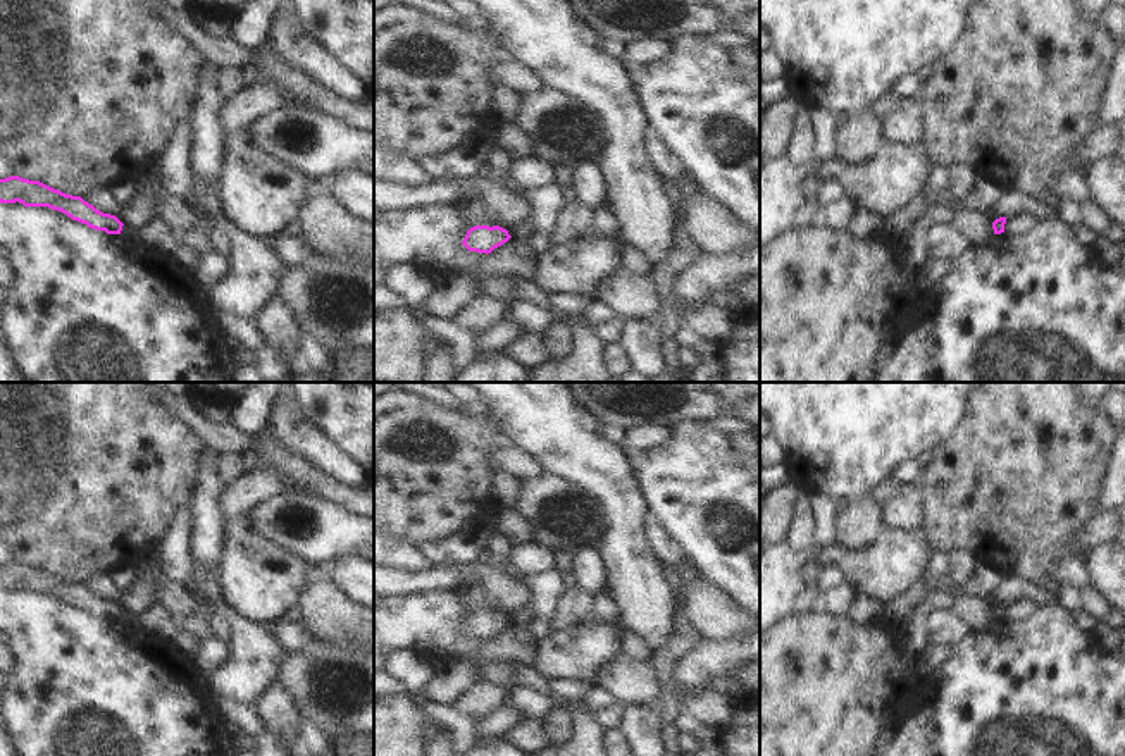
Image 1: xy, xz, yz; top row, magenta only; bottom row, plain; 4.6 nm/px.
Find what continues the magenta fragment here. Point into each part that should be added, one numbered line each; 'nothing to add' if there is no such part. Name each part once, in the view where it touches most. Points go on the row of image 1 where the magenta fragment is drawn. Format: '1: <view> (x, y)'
nothing to add

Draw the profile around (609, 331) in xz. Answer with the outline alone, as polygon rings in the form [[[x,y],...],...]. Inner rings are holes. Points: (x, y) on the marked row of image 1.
[[[603,322],[594,325],[594,334],[601,343],[618,343],[620,339],[620,324],[618,322]]]

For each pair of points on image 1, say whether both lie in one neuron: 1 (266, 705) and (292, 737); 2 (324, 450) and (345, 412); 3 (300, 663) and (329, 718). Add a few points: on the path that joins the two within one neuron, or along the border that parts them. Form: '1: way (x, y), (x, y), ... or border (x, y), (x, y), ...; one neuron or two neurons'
1: way (274, 713), (286, 729); one neuron
2: border (300, 412), (355, 464); two neurons
3: way (314, 677), (324, 691), (328, 705); one neuron

